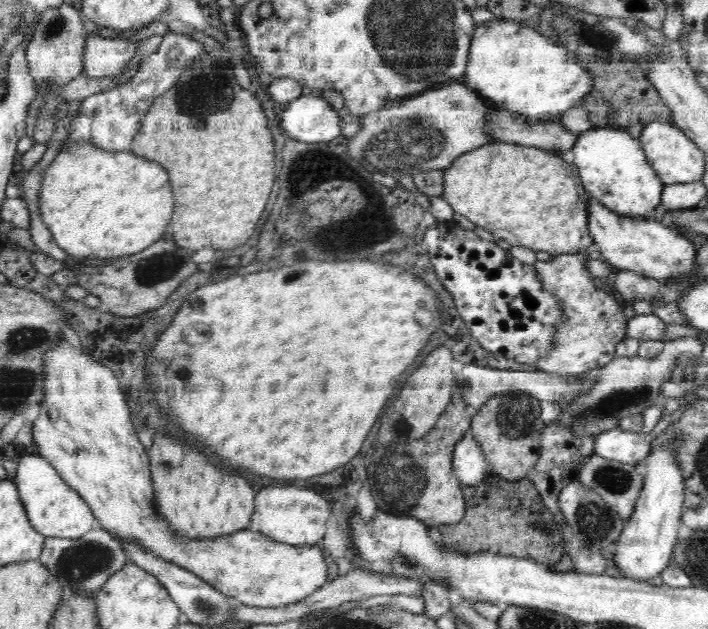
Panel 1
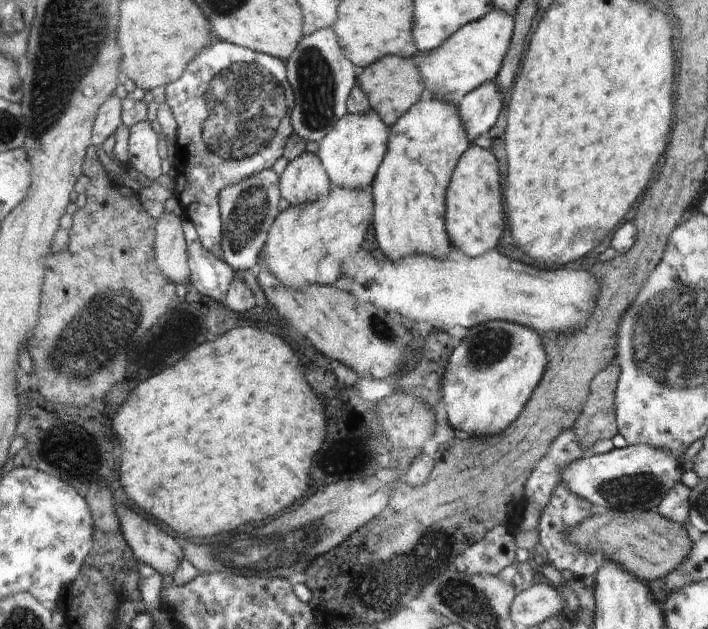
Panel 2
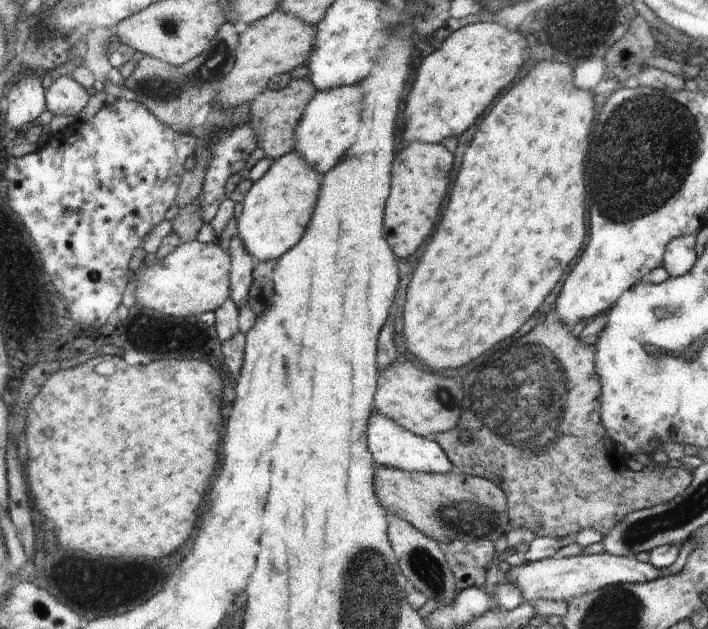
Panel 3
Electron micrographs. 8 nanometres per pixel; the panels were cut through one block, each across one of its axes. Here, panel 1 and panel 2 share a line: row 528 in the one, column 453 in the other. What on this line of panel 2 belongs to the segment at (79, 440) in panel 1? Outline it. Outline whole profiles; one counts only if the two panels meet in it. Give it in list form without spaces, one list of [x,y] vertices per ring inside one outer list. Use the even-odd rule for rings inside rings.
[[[421,98],[390,128],[390,145],[371,188],[375,196],[375,223],[373,225],[379,252],[395,264],[399,259],[412,255],[446,257],[456,249],[447,231],[447,188],[457,162],[468,148],[468,136],[458,105],[436,98]]]

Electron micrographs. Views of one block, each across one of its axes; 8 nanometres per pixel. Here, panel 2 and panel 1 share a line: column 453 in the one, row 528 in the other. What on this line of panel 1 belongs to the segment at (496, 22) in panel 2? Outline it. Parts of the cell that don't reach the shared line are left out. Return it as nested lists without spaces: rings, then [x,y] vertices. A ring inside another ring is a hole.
[[[35,454],[22,456],[16,472],[16,485],[24,509],[27,510],[28,521],[37,531],[46,537],[73,538],[100,527],[88,503],[72,489],[61,477],[55,466],[47,458]]]

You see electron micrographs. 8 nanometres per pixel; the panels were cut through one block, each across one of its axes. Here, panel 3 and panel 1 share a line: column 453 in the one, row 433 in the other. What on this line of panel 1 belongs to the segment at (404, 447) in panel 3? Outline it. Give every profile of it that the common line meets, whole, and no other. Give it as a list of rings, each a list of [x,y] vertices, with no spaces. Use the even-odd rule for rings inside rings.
[[[466,432],[453,447],[453,472],[462,486],[480,484],[490,470],[482,448],[476,443],[470,432]]]

